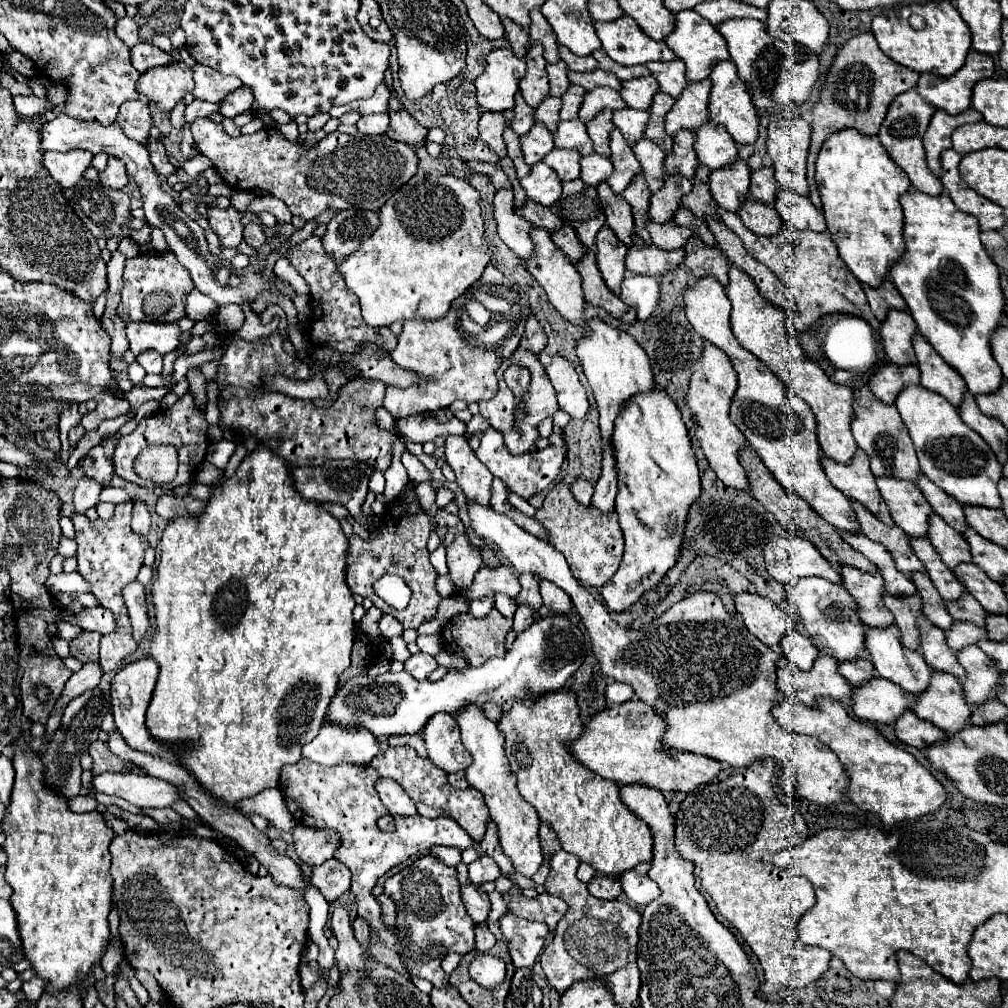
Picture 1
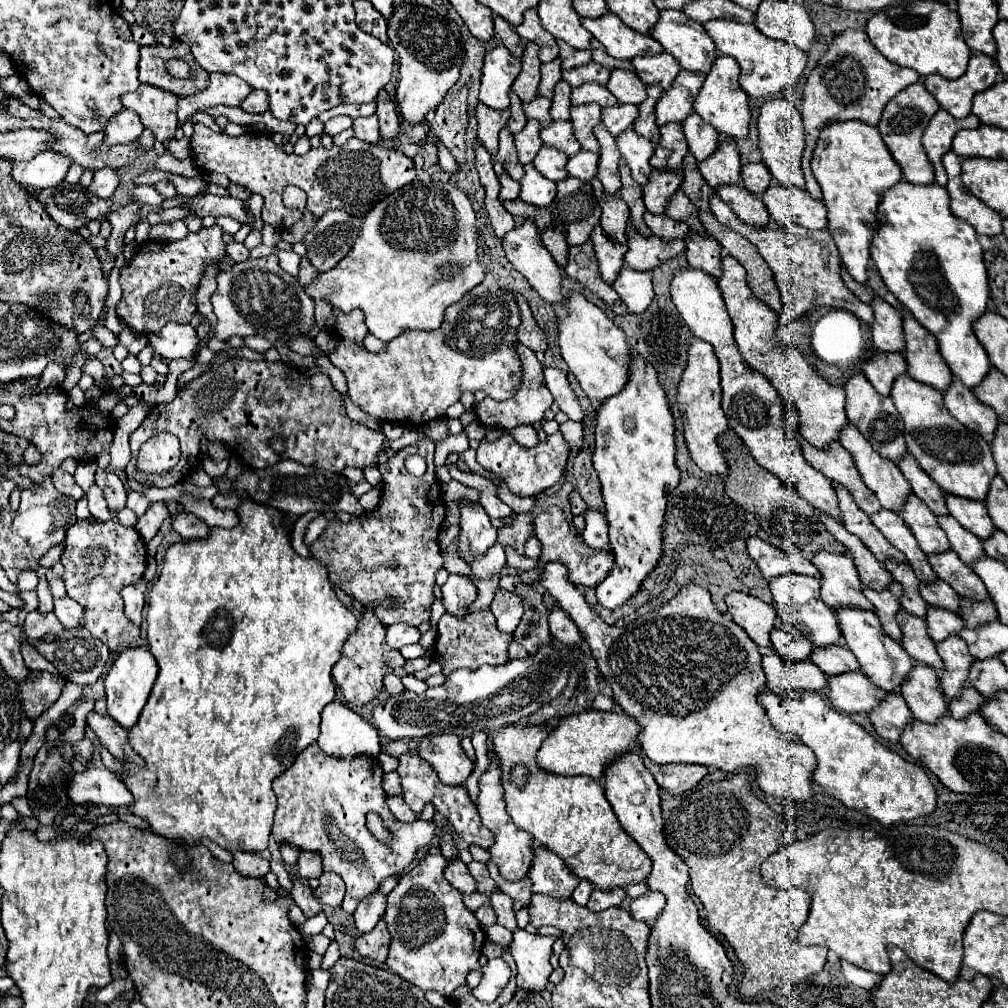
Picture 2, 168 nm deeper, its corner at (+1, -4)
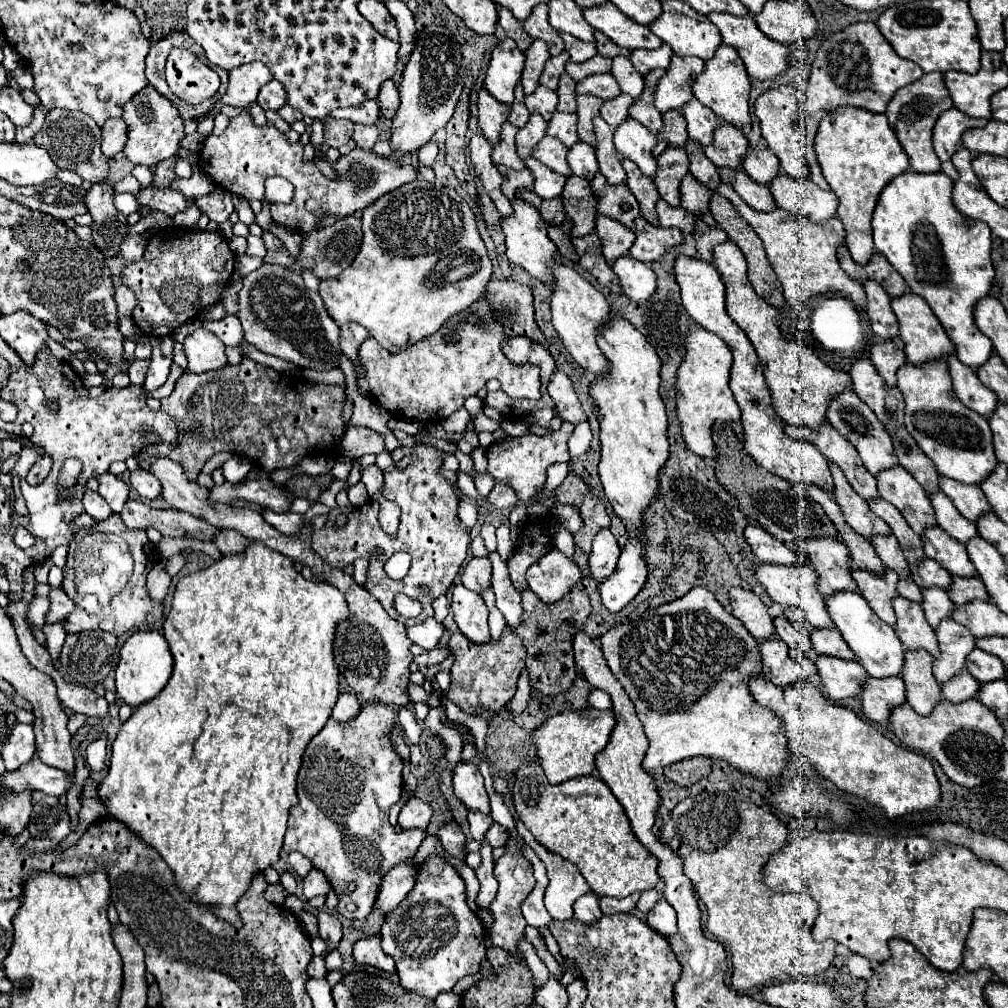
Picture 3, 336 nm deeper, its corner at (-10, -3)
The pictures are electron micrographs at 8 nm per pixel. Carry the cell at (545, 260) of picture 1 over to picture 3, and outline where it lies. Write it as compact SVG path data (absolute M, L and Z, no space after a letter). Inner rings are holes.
M520 198L512 200L512 208L514 208L514 212L508 218L500 220L502 232L506 236L506 256L510 262L514 262L514 264L522 266L526 272L530 272L530 276L538 278L544 284L550 284L552 272L548 268L548 260L552 260L556 256L556 246L548 238L548 232L546 232L548 224L540 218L540 212L534 206L530 206L528 202L524 202Z

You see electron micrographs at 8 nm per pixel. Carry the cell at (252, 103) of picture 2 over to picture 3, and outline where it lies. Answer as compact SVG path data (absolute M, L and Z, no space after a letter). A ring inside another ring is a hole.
M270 80L264 88L260 88L260 94L258 94L258 104L264 108L264 110L280 110L288 100L288 94L284 90L284 86L276 80Z

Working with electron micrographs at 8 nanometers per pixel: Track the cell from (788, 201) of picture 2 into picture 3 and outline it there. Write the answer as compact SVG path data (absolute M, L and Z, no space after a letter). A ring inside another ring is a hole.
M778 174L770 182L770 192L776 204L790 214L806 216L812 222L822 222L836 216L836 194L832 190L820 190L810 178L796 180L788 174Z

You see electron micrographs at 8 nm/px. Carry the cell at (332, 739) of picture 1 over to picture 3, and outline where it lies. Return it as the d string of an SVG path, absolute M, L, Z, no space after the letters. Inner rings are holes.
M340 692L338 700L334 704L334 710L332 710L332 718L338 722L346 722L346 720L354 718L358 712L360 712L360 702L356 700L356 696L348 694L348 692Z

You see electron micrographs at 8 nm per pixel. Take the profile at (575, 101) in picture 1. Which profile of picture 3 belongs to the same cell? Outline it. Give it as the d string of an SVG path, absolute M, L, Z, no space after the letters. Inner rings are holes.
M564 72L560 76L560 84L558 84L558 90L556 90L556 94L558 94L558 106L556 106L556 110L558 112L574 112L576 110L576 92L574 92L574 86L576 86L576 82Z

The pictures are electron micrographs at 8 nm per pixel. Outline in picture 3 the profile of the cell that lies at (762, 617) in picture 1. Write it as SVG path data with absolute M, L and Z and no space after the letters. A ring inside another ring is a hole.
M732 588L728 592L732 614L744 624L744 628L756 638L766 640L774 632L772 618L768 616L768 608L762 604L762 600L744 588Z

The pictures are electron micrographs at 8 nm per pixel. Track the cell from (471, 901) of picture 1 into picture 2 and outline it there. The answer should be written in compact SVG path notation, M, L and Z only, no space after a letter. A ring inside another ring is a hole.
M453 861L449 863L449 867L445 869L445 877L447 881L461 893L461 895L473 895L477 893L477 887L475 887L475 879L469 875L467 871L467 865L463 861Z

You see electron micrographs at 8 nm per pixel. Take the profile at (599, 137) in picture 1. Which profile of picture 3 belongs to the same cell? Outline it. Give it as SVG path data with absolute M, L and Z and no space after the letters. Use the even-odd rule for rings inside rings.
M578 96L576 98L578 102L578 110L576 110L576 116L578 116L578 136L582 142L586 144L592 144L594 146L594 132L592 132L592 118L598 116L598 110L602 106L602 100L596 98L596 96Z

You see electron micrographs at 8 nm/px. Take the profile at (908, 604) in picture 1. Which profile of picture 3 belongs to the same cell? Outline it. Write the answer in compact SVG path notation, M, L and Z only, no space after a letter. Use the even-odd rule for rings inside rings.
M852 568L852 578L864 596L864 600L870 604L870 608L890 626L896 624L896 614L892 610L892 598L896 592L898 574L890 568L884 568L882 574L872 574L866 570Z

